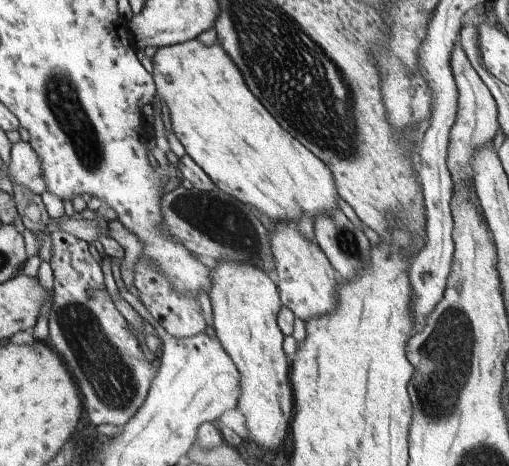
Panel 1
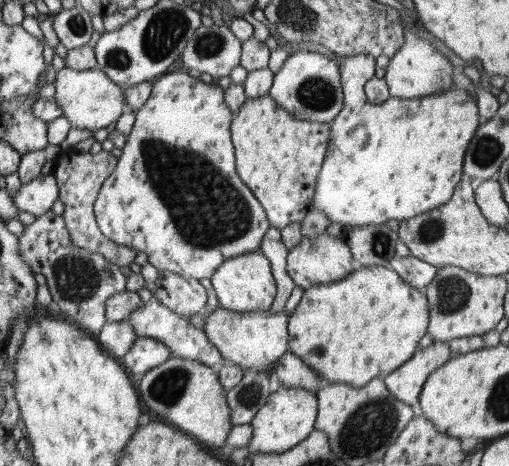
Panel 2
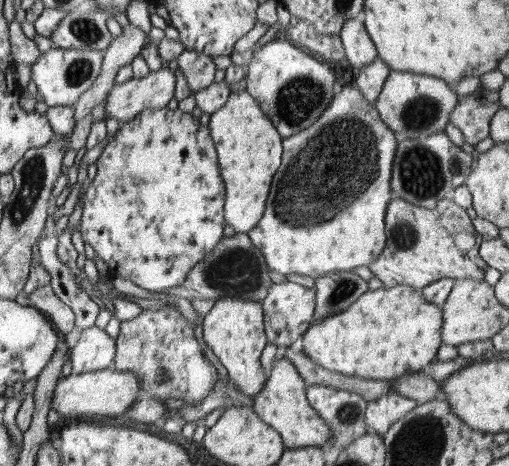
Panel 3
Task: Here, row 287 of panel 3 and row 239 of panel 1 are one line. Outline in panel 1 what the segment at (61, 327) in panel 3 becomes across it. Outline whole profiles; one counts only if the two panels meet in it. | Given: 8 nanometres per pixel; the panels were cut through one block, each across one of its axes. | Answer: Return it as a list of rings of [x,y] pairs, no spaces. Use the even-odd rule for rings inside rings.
[[[14,185],[14,200],[17,208],[17,214],[22,219],[24,227],[30,230],[41,240],[41,248],[38,256],[42,261],[48,261],[51,258],[51,236],[45,232],[49,222],[49,214],[45,208],[40,195],[34,195],[28,188]]]

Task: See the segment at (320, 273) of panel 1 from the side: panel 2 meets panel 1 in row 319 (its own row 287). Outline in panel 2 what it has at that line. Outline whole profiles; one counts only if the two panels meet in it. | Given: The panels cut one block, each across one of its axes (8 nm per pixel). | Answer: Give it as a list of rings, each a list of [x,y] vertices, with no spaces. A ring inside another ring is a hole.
[[[326,231],[314,238],[303,237],[296,246],[289,249],[286,260],[288,276],[295,287],[299,287],[302,291],[343,280],[358,267],[354,263],[344,236],[336,237]]]

